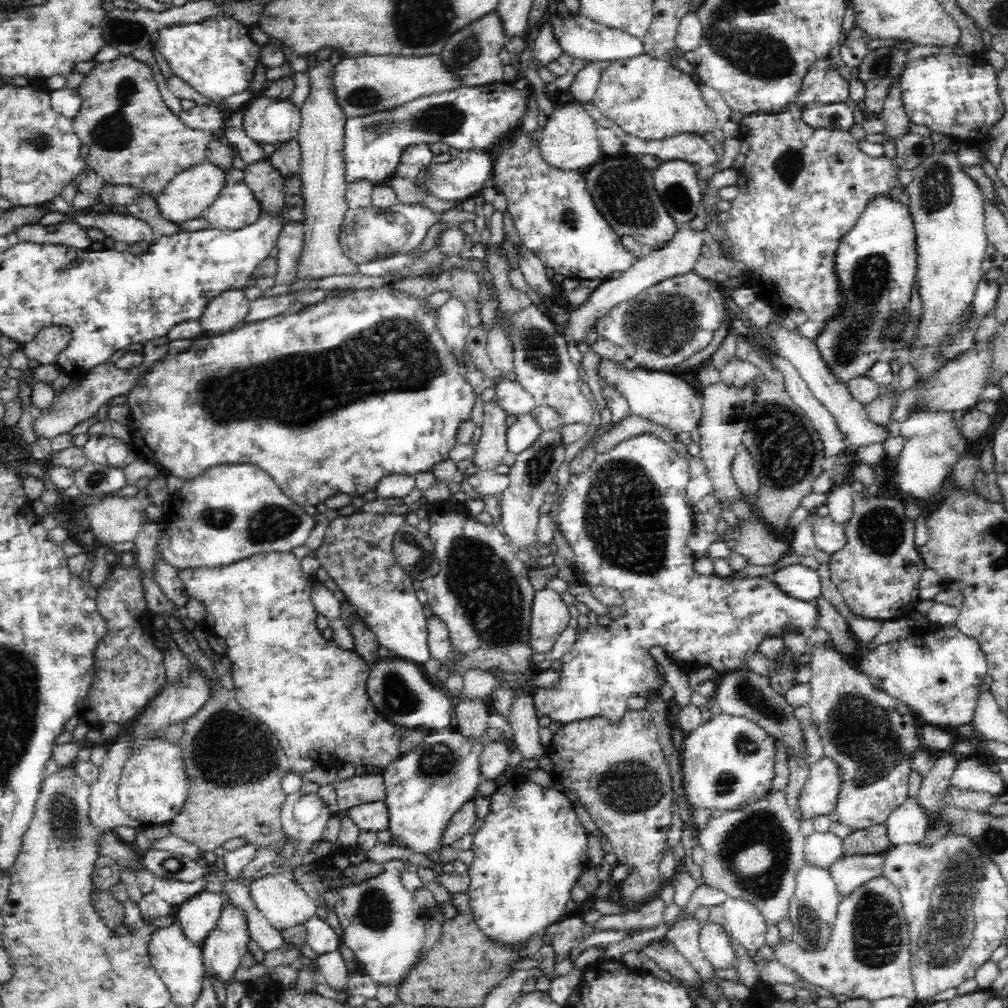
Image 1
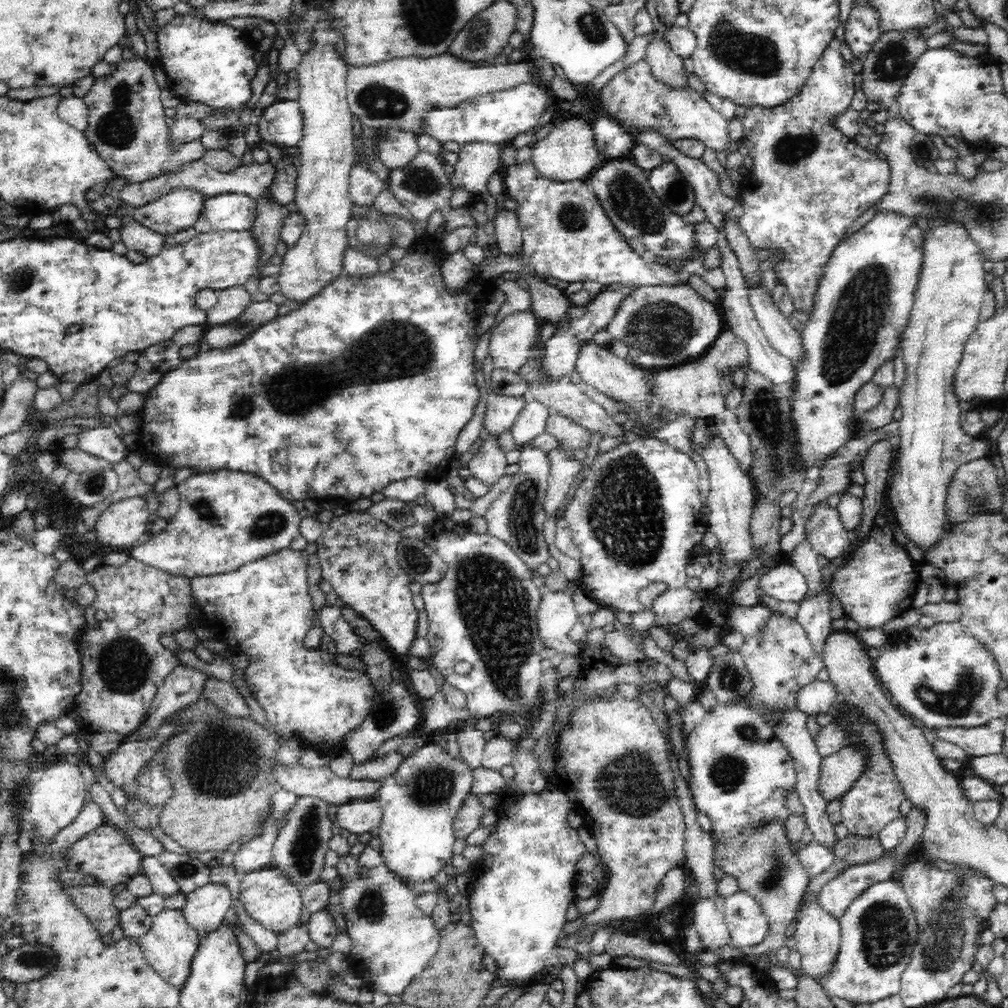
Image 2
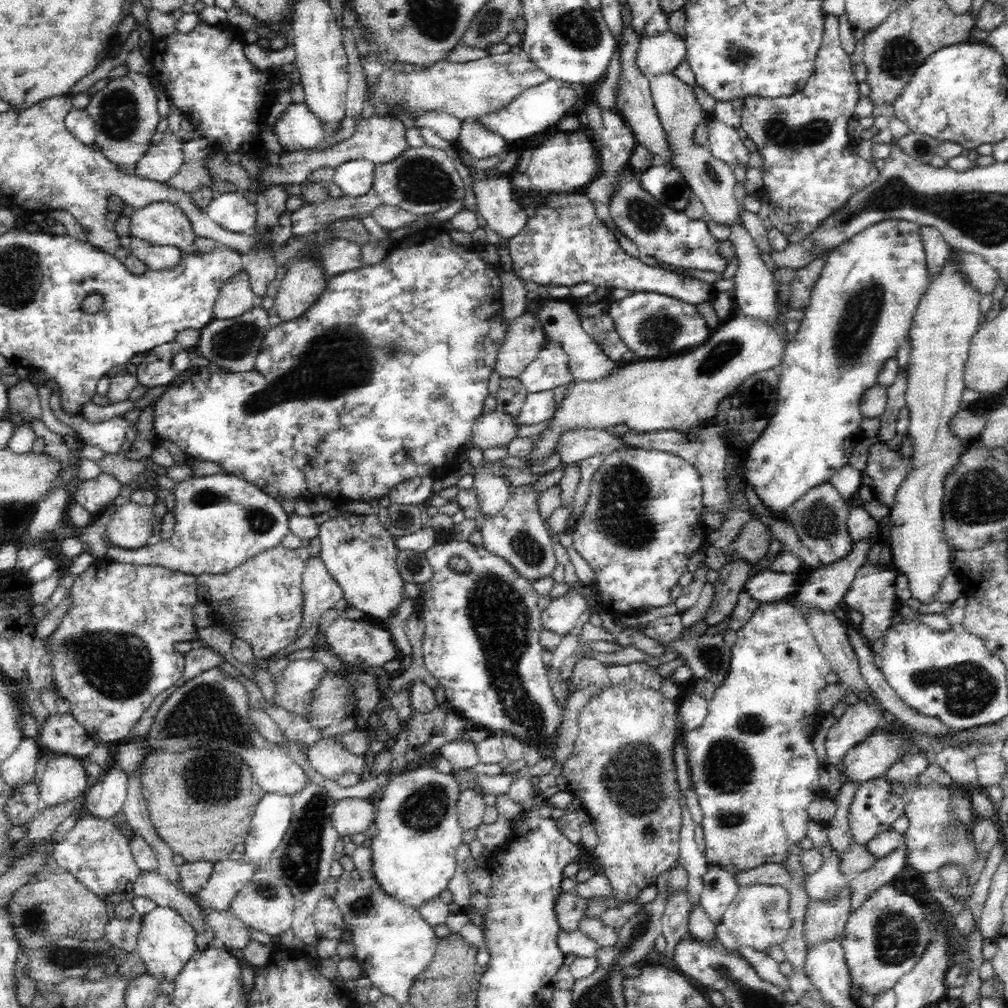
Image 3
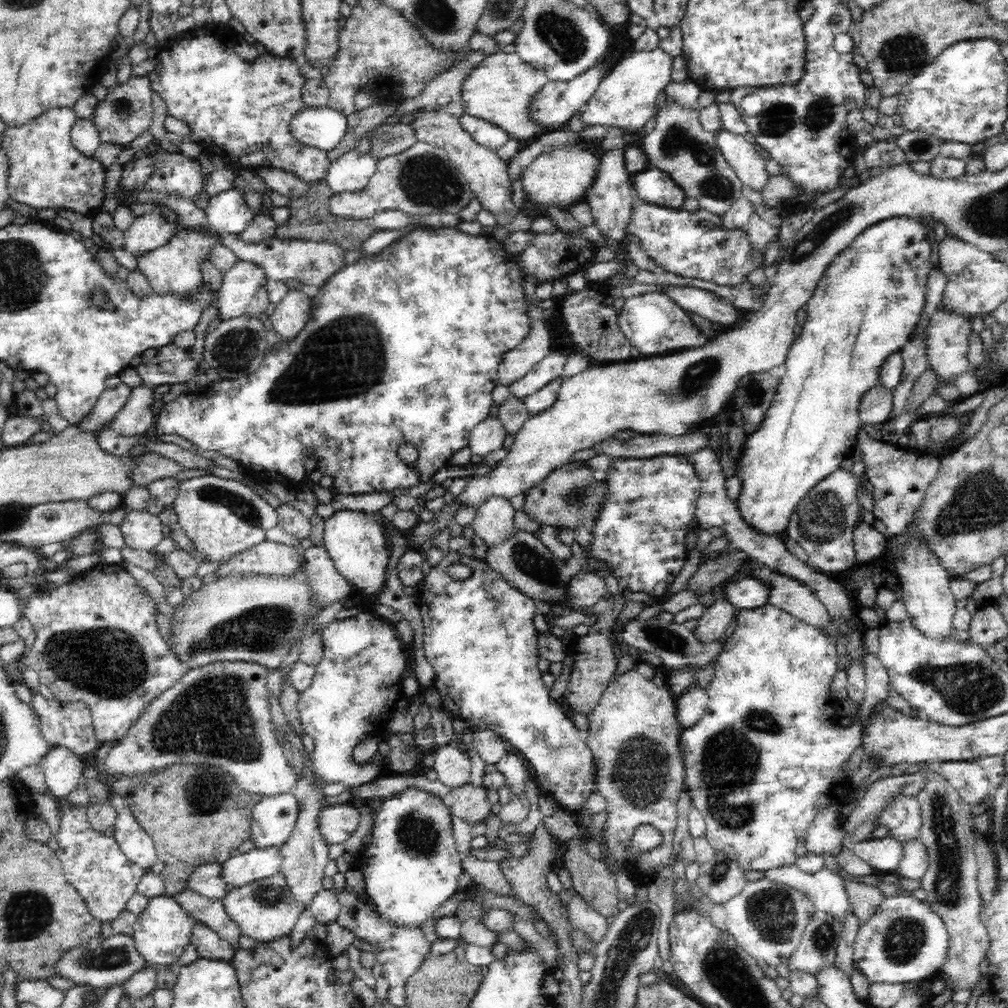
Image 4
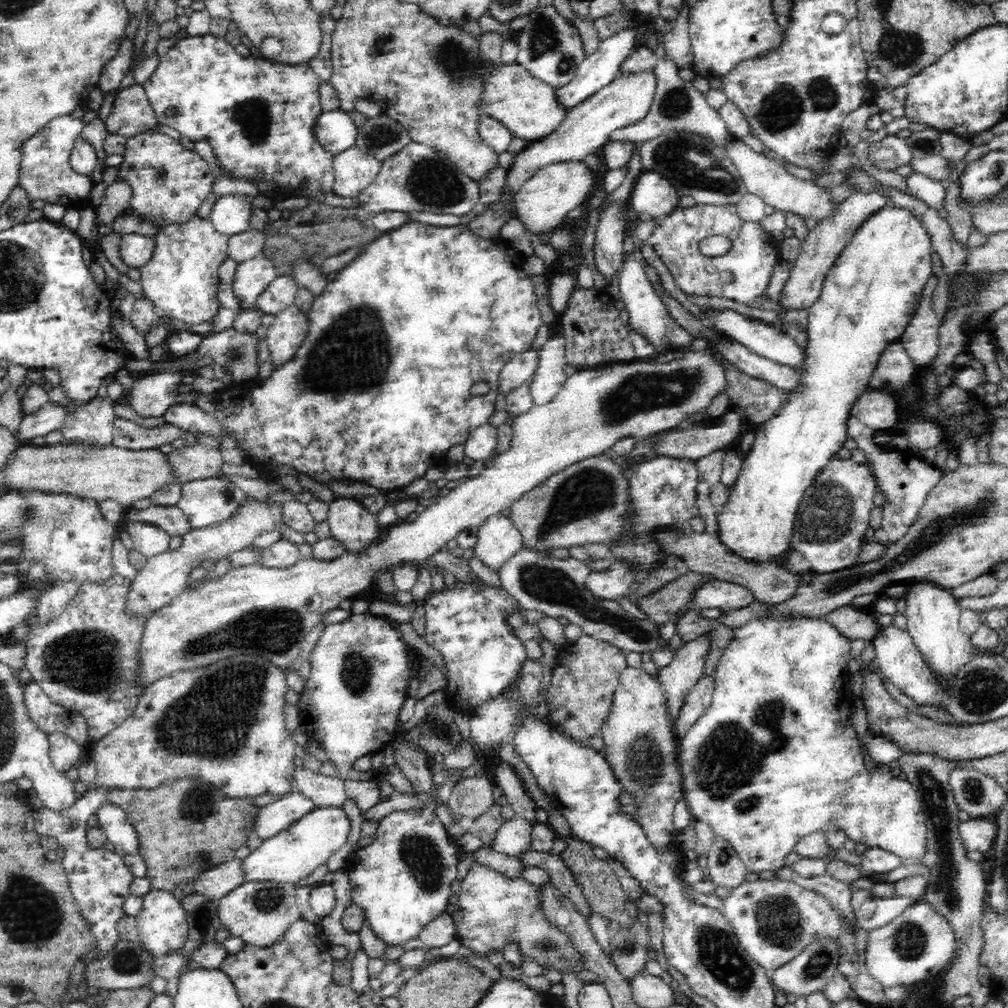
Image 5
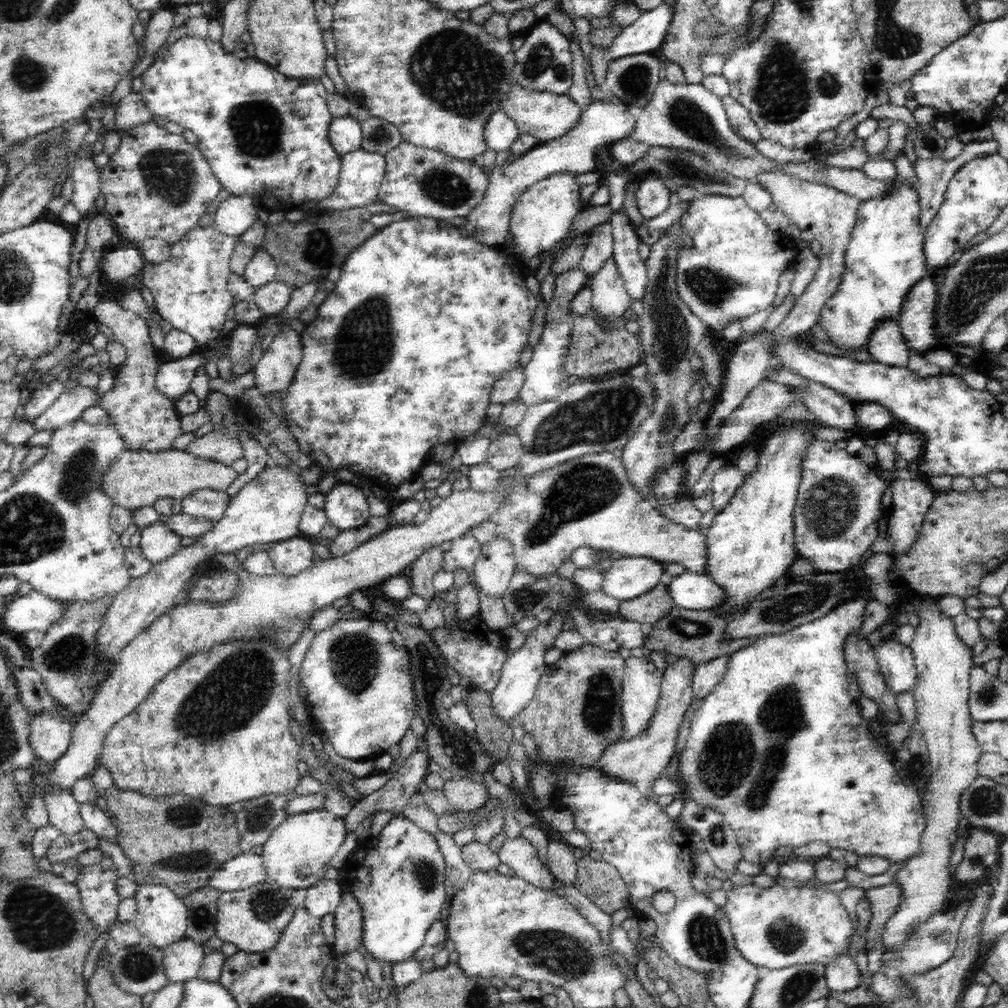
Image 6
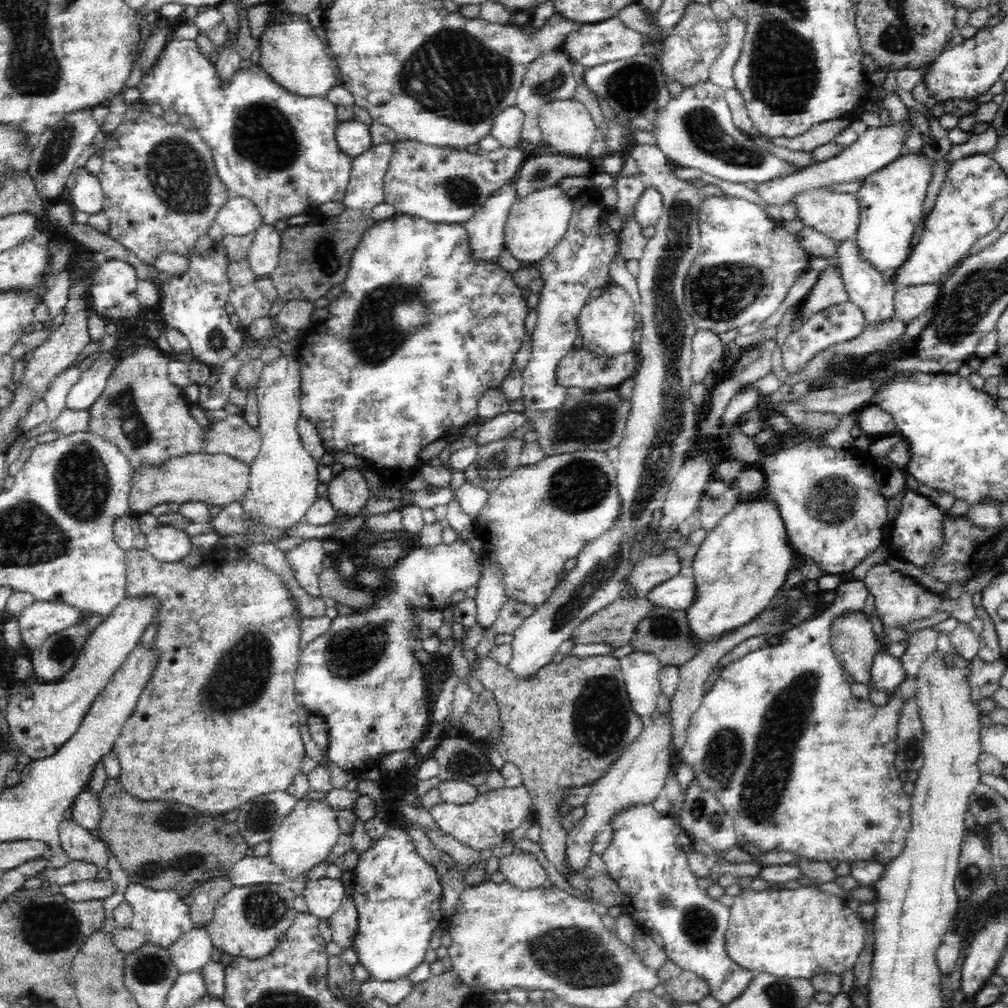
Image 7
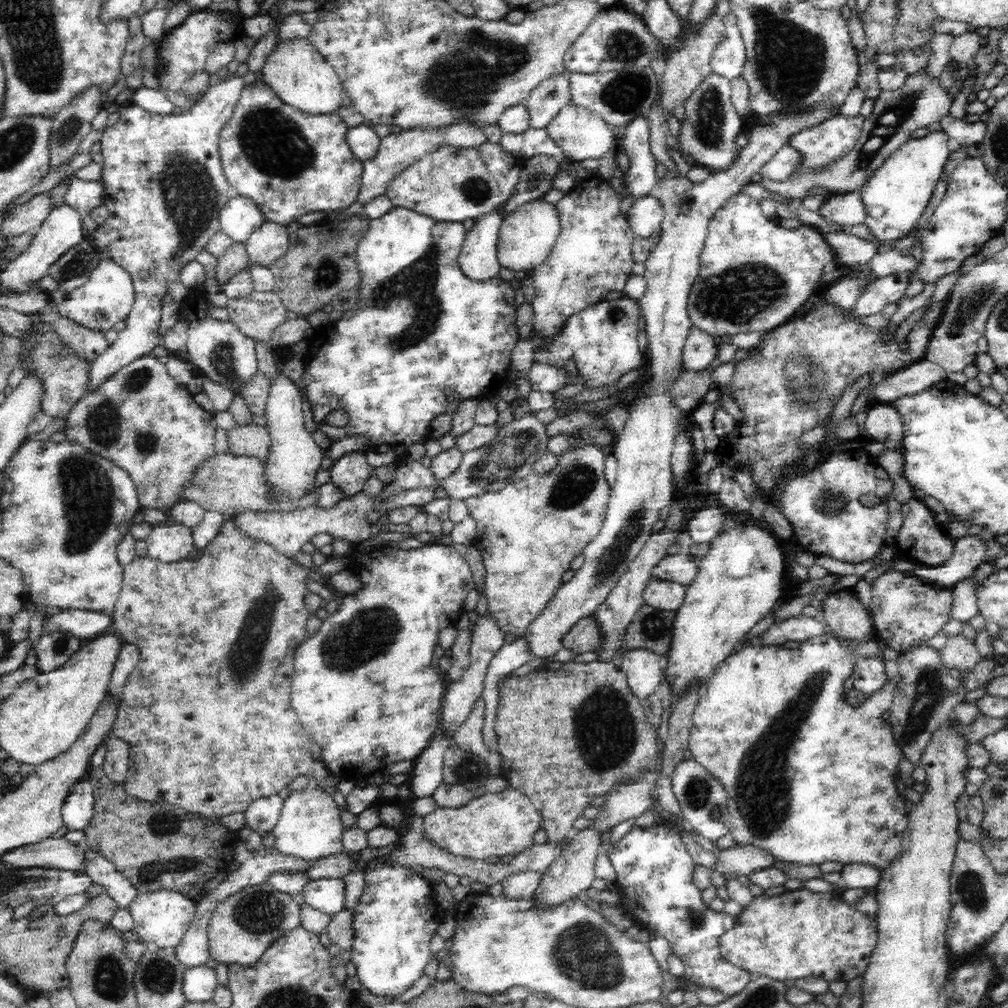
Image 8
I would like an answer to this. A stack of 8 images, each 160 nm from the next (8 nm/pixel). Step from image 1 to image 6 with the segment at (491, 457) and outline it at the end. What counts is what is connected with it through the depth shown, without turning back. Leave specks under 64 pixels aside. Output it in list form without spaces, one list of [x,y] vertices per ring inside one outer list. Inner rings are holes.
[[[495,536],[481,546],[474,564],[474,585],[481,594],[501,598],[506,594],[515,566],[512,543],[507,538]]]

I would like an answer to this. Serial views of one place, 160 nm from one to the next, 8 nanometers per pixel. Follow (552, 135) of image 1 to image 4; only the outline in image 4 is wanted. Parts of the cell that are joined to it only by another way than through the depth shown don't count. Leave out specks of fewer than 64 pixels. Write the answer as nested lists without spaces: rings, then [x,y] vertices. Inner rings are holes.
[[[573,145],[571,147],[556,148],[538,155],[521,175],[525,201],[540,206],[558,208],[565,210],[576,203],[584,202],[586,192],[592,186],[594,177],[598,172],[598,158],[588,147]]]

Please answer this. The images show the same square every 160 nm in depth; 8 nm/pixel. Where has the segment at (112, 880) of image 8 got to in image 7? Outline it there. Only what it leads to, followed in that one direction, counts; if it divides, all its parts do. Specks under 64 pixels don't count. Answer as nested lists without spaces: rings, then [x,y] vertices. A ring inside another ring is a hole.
[[[63,818],[63,822],[59,824],[59,839],[70,861],[83,860],[93,862],[100,870],[106,868],[108,864],[107,844],[92,836],[74,819]]]

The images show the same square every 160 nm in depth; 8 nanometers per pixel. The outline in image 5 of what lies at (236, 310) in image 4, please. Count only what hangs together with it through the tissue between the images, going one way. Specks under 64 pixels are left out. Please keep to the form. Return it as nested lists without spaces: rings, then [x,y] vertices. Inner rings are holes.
[[[258,255],[238,263],[232,290],[242,310],[255,308],[257,298],[277,278],[277,269],[267,256]]]

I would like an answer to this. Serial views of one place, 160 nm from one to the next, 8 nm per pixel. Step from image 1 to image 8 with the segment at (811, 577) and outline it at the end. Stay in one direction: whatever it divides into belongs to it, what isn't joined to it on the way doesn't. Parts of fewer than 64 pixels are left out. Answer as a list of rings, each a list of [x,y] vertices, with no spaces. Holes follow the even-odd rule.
[[[652,575],[643,592],[643,601],[660,610],[678,610],[686,596],[682,583],[660,580]]]

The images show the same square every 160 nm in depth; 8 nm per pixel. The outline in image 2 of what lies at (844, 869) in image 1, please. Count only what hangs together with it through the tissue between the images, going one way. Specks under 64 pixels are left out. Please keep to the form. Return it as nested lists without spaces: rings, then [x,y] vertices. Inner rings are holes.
[[[889,851],[872,862],[848,866],[822,886],[819,892],[820,905],[828,914],[833,914],[834,918],[840,920],[854,898],[858,898],[862,891],[875,882],[893,878],[894,870],[893,854]]]

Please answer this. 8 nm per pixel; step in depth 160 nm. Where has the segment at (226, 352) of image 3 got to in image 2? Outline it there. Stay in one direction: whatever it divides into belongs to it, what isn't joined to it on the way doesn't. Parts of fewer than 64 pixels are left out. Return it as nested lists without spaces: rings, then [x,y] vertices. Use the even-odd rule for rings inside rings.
[[[270,299],[251,302],[237,319],[225,325],[206,325],[202,342],[214,348],[232,347],[255,332],[256,328],[274,320],[277,308],[278,305]]]

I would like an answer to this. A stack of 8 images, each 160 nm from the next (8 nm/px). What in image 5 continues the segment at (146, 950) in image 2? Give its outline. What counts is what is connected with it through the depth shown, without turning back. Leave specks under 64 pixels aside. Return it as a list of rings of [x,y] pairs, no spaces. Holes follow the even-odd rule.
[[[150,889],[143,896],[142,910],[137,916],[139,941],[154,958],[168,956],[184,946],[188,938],[189,926],[185,908],[174,894],[166,890]]]

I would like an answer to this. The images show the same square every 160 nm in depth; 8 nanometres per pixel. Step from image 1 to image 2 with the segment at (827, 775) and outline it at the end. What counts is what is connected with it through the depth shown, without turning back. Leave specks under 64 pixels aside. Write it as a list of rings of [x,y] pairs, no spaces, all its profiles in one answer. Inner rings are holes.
[[[843,747],[839,752],[823,758],[818,778],[818,792],[824,801],[842,795],[854,786],[854,782],[867,768],[867,752],[863,748]]]

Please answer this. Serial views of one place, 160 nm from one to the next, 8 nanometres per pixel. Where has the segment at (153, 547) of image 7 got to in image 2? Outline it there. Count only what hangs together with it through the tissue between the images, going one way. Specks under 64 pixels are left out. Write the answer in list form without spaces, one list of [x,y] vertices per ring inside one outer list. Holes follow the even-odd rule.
[[[143,496],[124,498],[116,503],[110,504],[98,517],[94,529],[98,539],[104,545],[122,546],[127,549],[131,547],[142,534],[148,530],[148,523],[152,520],[146,499]]]

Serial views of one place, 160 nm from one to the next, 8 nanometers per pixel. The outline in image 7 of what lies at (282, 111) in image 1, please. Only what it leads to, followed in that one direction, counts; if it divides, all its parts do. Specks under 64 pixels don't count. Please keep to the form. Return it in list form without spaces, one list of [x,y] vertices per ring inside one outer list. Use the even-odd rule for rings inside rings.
[[[354,119],[338,124],[335,130],[335,140],[339,149],[351,157],[364,154],[366,150],[373,147],[369,125]]]

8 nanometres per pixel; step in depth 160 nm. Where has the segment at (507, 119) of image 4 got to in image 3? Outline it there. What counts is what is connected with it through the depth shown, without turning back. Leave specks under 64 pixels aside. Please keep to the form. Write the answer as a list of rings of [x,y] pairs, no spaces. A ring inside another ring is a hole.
[[[489,54],[484,58],[470,60],[470,62],[450,62],[449,59],[438,60],[429,66],[414,65],[412,71],[384,69],[380,74],[380,82],[374,90],[376,100],[376,114],[389,117],[386,104],[396,106],[400,100],[406,100],[408,108],[422,116],[427,112],[444,112],[460,120],[474,120],[482,114],[500,110],[512,98],[516,98],[522,91],[546,82],[549,76],[540,70],[534,62],[516,60],[516,76],[514,76],[514,58],[508,54]]]

